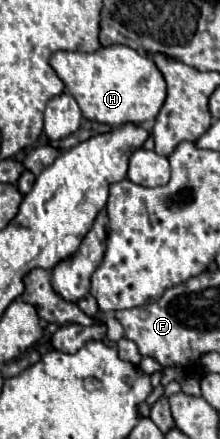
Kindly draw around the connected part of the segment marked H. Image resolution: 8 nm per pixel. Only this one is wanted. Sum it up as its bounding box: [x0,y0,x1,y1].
[50,44,166,126]

